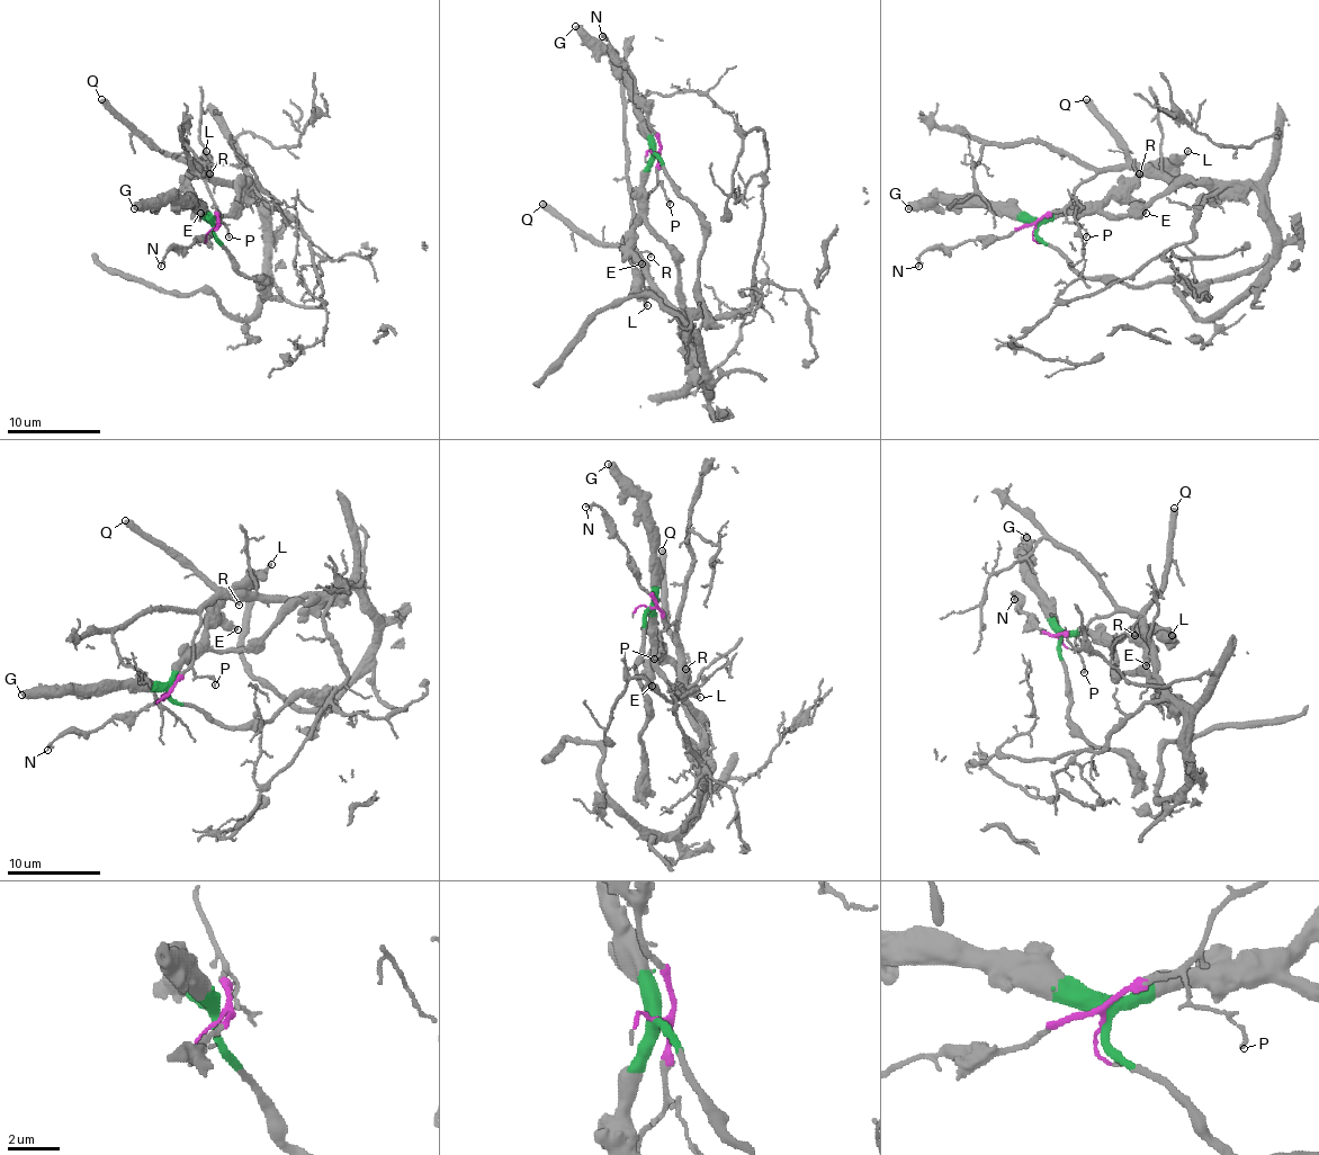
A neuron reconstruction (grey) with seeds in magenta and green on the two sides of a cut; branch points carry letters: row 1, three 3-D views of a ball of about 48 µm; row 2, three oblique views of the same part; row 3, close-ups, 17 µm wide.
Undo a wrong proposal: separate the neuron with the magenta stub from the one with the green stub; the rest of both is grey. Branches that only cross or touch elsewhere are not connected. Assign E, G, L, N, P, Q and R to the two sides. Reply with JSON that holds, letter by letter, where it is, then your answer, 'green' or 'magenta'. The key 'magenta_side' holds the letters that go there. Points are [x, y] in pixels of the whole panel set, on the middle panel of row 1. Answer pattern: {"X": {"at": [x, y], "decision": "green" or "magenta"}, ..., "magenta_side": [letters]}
{"E": {"at": [642, 263], "decision": "green"}, "G": {"at": [575, 26], "decision": "green"}, "L": {"at": [647, 305], "decision": "green"}, "N": {"at": [602, 36], "decision": "magenta"}, "P": {"at": [670, 204], "decision": "magenta"}, "Q": {"at": [543, 204], "decision": "magenta"}, "R": {"at": [651, 257], "decision": "magenta"}, "magenta_side": ["N", "P", "Q", "R"]}

